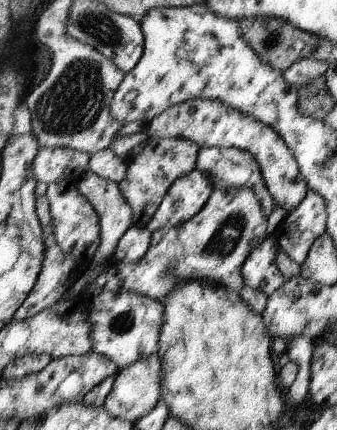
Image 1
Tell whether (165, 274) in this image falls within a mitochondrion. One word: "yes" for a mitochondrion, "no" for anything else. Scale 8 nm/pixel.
yes

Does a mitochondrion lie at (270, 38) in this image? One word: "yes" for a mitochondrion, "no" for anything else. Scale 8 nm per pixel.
yes

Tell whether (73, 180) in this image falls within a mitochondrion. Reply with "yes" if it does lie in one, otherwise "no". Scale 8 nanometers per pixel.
no

